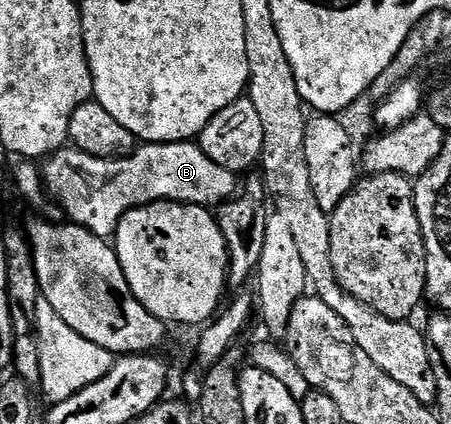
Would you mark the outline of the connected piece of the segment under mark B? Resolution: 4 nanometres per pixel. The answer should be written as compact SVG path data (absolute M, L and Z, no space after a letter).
M196 142L146 143L127 155L104 159L76 149L53 152L43 163L43 187L53 194L53 199L65 210L64 218L85 227L95 237L109 241L116 236L119 221L131 209L146 207L149 203L193 203L196 207L216 208L233 198L239 191L239 179L234 172L215 165Z

